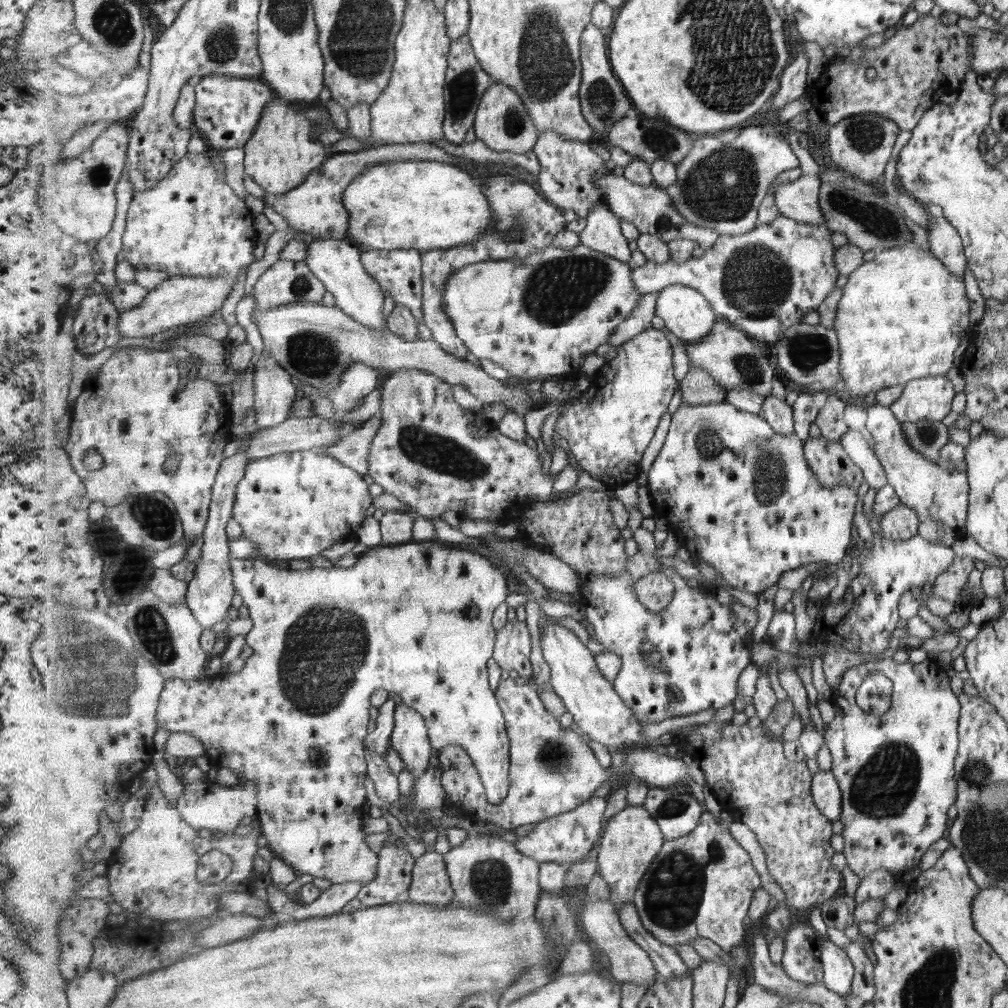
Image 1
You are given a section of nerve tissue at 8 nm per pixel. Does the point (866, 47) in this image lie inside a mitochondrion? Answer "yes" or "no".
no

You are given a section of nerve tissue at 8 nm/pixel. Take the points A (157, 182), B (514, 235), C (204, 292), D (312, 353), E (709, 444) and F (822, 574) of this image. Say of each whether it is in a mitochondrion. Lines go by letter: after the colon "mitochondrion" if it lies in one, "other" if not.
A: other
B: mitochondrion
C: other
D: mitochondrion
E: mitochondrion
F: other

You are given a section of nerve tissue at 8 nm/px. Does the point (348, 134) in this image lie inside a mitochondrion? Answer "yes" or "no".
no

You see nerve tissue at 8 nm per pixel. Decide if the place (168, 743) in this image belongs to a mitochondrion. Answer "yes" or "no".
no

